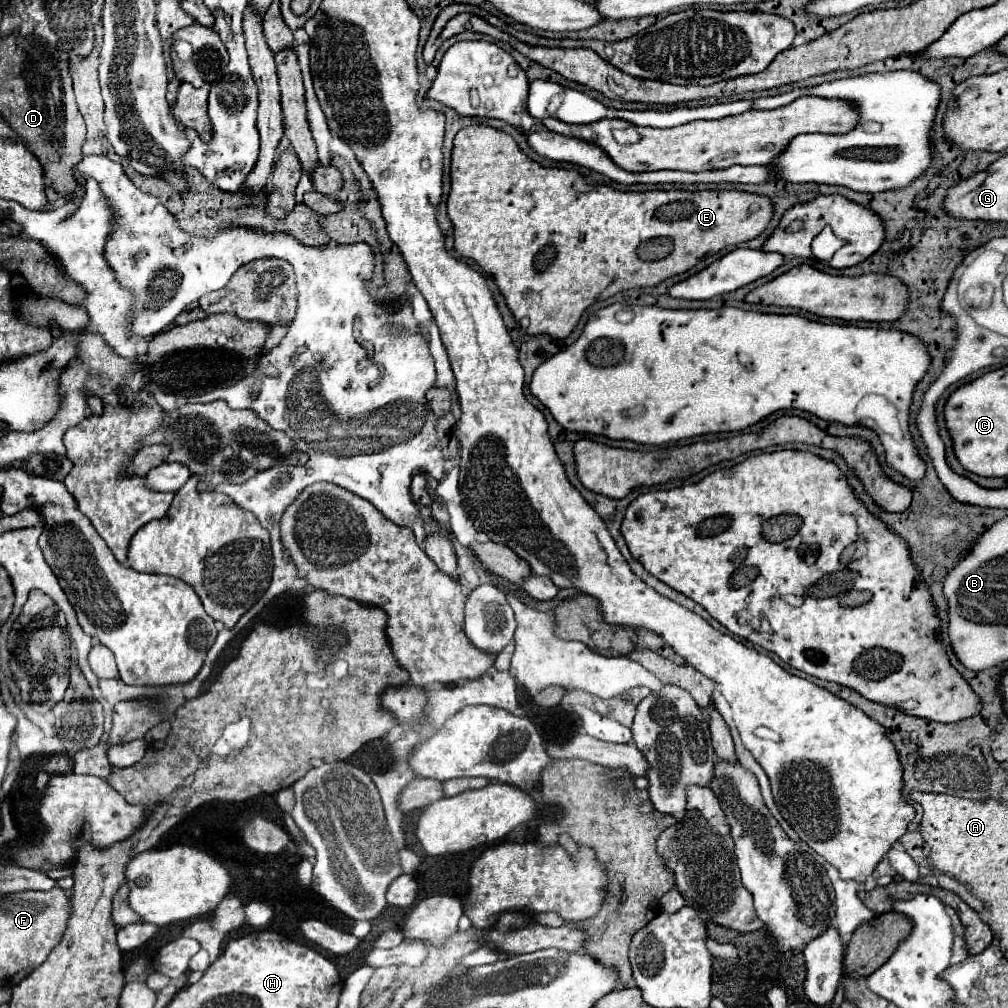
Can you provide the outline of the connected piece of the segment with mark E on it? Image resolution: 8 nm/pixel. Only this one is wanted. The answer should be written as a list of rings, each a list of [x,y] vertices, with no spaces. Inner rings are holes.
[[[468,125],[464,129],[458,131],[458,135],[454,137],[454,149],[452,149],[452,167],[450,167],[450,177],[452,177],[452,187],[450,187],[450,195],[446,201],[448,207],[448,217],[454,225],[454,249],[460,257],[466,259],[474,259],[488,275],[494,277],[500,293],[506,299],[508,309],[512,311],[514,319],[518,325],[526,327],[526,335],[550,335],[552,339],[566,339],[572,329],[576,327],[580,315],[594,303],[600,299],[608,299],[620,291],[628,291],[634,287],[652,287],[662,283],[668,277],[680,275],[688,269],[692,269],[706,253],[718,253],[726,247],[738,245],[740,241],[750,241],[754,237],[758,237],[766,225],[770,223],[772,217],[772,205],[768,197],[760,197],[760,195],[752,195],[752,193],[744,193],[744,191],[648,191],[648,193],[624,193],[624,191],[614,191],[608,185],[598,185],[592,183],[592,187],[586,183],[582,185],[584,177],[574,171],[574,169],[544,169],[540,167],[536,161],[528,159],[516,145],[516,141],[498,131],[492,129],[488,125]],[[642,243],[642,259],[638,257],[638,247]]]

